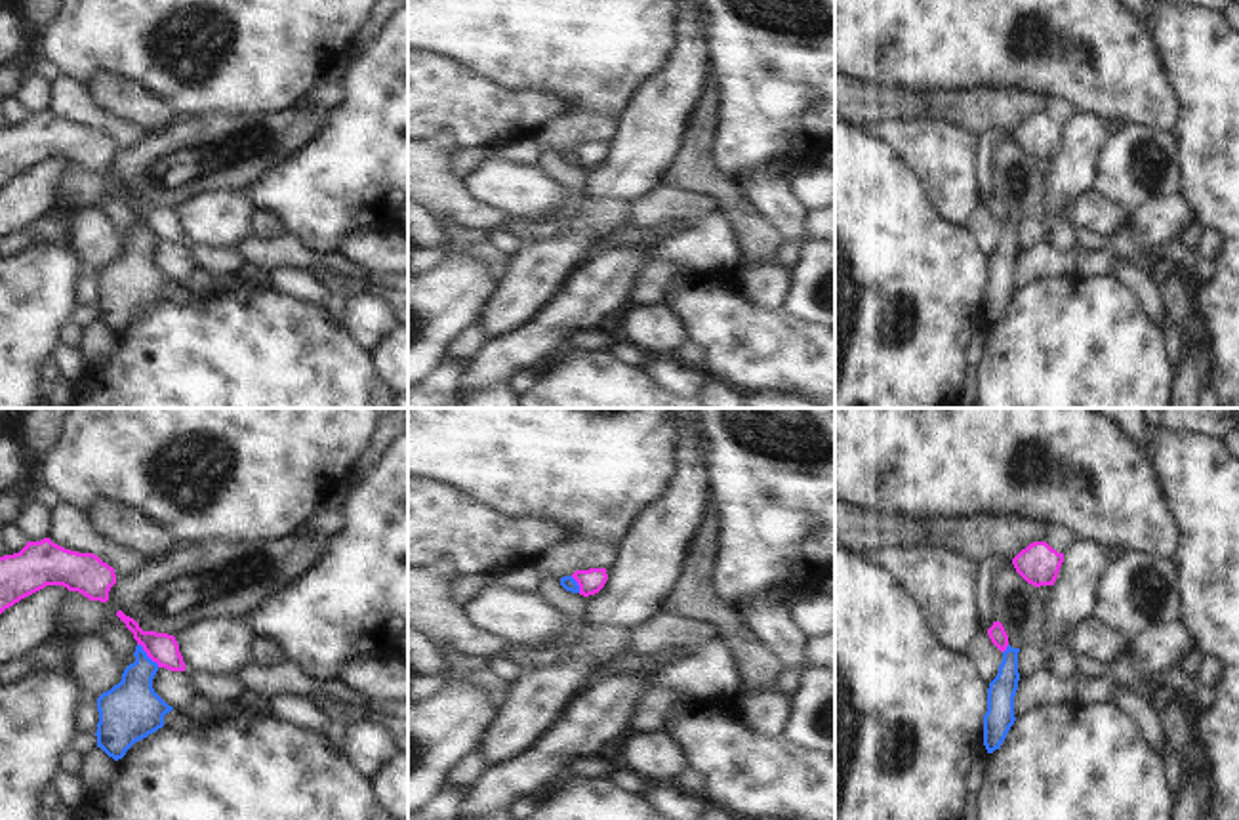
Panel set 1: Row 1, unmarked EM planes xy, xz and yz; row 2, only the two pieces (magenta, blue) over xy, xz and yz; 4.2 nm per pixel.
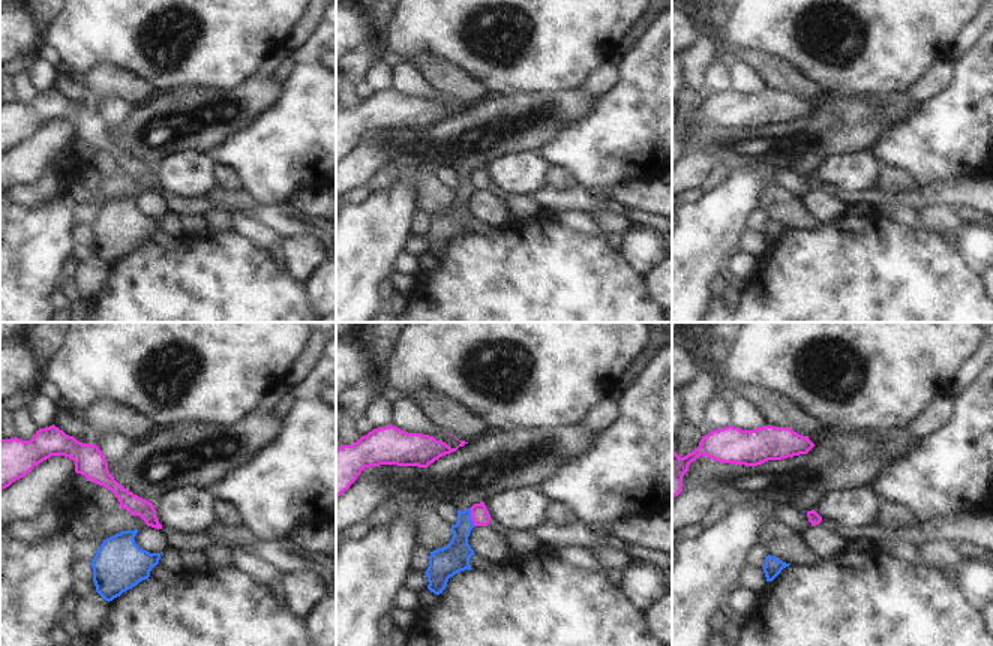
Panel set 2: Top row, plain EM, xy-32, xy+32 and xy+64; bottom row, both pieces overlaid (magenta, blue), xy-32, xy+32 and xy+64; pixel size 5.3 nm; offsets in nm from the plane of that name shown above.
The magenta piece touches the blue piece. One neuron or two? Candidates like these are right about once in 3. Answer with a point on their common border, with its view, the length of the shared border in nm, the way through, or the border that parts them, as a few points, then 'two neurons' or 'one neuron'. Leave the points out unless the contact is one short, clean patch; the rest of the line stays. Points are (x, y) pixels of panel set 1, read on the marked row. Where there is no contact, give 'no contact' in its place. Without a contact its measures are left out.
contact xy (147, 655); length 140 nm; border xy (138, 643), (159, 666); two neurons

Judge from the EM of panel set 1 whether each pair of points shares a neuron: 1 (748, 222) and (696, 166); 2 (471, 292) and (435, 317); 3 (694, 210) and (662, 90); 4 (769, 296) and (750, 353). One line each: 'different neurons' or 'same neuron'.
1: same neuron
2: same neuron
3: different neurons
4: different neurons

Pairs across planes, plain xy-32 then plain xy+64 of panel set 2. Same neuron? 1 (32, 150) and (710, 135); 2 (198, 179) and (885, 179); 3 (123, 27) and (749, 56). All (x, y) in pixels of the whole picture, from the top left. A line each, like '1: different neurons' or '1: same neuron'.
1: different neurons
2: different neurons
3: different neurons

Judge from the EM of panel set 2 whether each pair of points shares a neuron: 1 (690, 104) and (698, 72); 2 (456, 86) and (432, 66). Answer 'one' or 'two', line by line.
1: two
2: one

